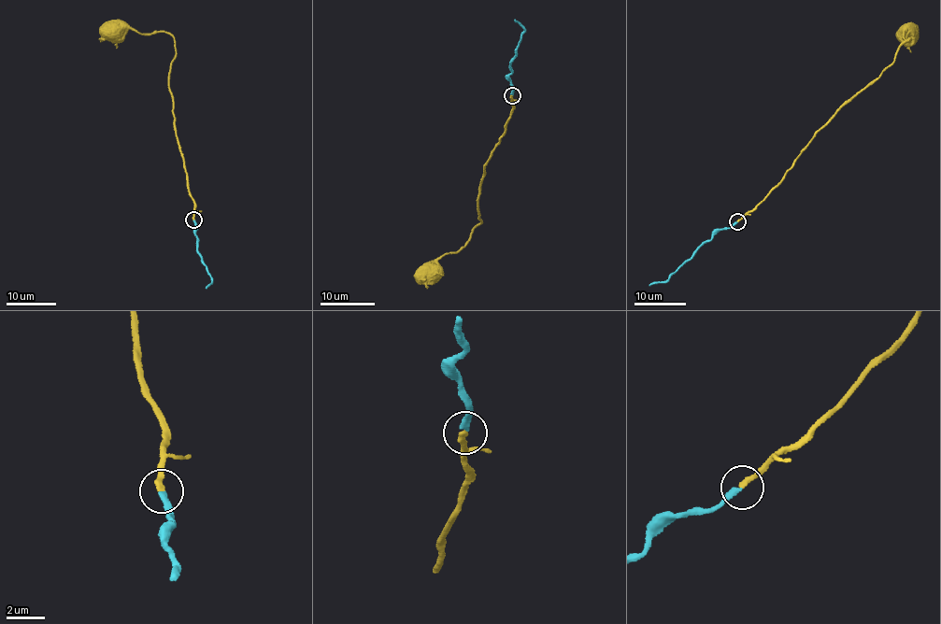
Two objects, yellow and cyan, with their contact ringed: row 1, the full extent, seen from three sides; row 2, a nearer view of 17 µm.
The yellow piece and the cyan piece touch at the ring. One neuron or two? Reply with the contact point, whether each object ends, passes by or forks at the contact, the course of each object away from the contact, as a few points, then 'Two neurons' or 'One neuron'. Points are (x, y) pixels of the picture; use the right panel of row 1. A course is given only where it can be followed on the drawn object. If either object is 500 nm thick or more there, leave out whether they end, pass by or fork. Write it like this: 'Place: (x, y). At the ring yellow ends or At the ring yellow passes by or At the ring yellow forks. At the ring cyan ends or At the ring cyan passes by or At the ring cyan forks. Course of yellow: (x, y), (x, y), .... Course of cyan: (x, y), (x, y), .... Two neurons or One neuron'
Place: (737, 221). At the ring yellow ends. At the ring cyan ends. Course of yellow: (737, 222), (779, 181), (817, 129), (894, 61), (894, 53), (908, 40), (903, 39), (904, 33), (910, 39). Course of cyan: (737, 222), (714, 234), (668, 278), (649, 286). One neuron

